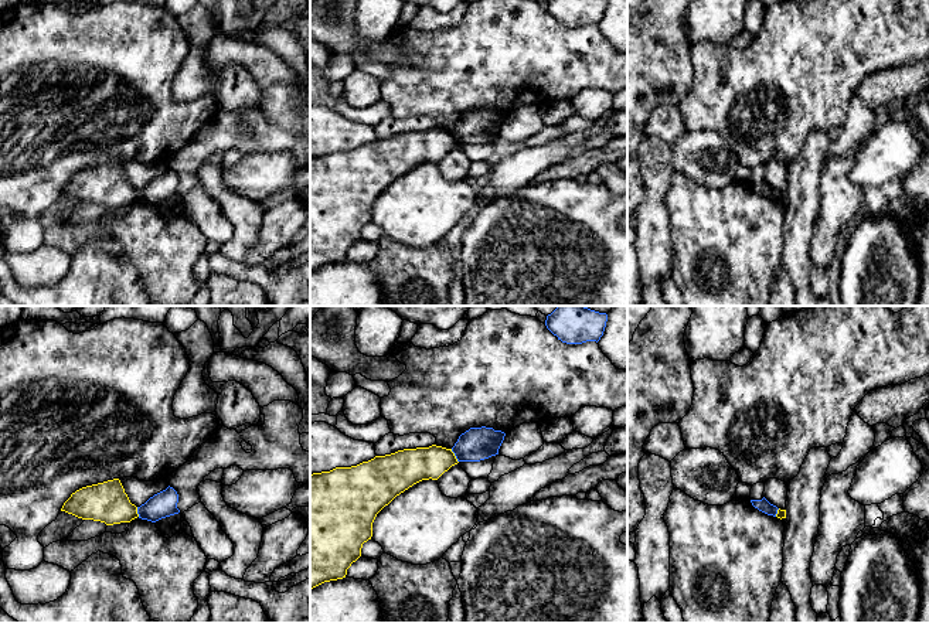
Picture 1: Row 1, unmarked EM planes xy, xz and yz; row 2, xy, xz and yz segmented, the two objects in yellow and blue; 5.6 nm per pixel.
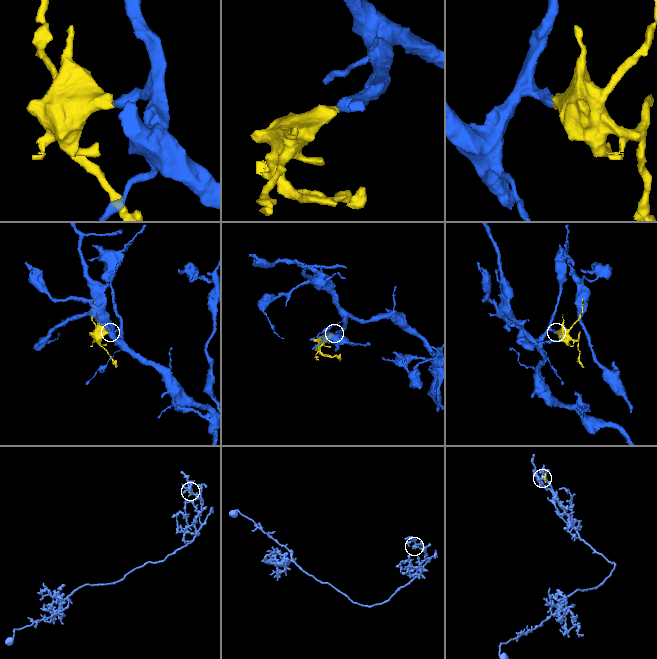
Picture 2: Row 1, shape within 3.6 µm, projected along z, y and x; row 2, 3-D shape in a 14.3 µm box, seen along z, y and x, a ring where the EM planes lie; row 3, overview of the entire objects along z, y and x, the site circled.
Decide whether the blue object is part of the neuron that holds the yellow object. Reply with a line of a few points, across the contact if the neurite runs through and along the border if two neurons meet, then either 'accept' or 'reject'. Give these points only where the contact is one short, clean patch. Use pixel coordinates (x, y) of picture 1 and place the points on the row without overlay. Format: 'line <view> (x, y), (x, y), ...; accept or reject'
line xz (451, 132), (458, 145); reject

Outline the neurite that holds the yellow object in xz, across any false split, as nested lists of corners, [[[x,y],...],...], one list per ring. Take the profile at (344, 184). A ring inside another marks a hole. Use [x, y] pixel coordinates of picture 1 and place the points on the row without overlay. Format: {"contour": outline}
{"contour": [[[432,127],[310,157],[310,273],[346,261],[347,252],[361,239],[363,227],[372,219],[377,197],[397,178],[422,163],[438,163],[457,146],[452,132]]]}

